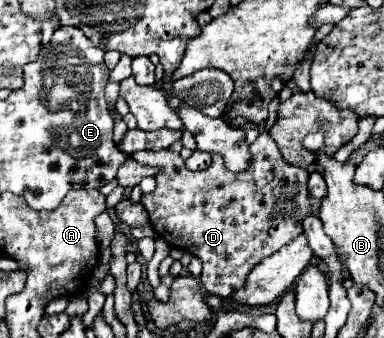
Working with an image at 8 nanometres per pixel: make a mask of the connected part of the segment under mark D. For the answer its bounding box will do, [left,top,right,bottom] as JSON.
[132,133,310,299]

